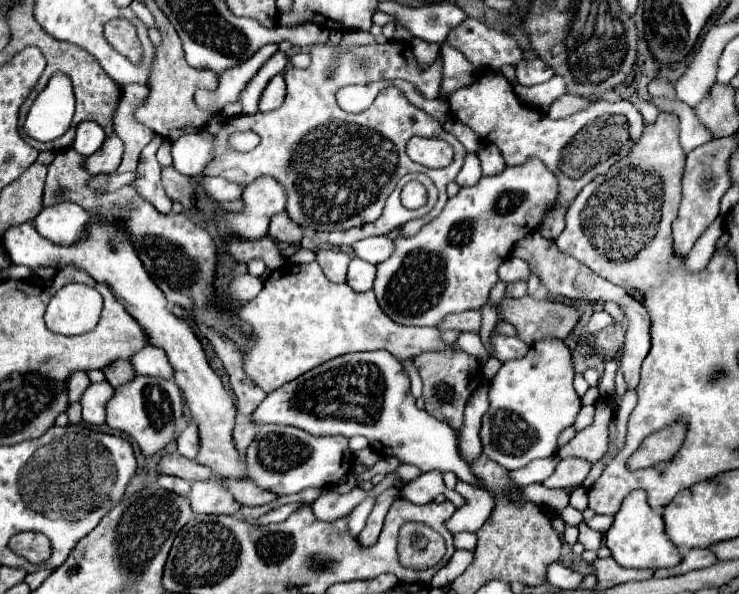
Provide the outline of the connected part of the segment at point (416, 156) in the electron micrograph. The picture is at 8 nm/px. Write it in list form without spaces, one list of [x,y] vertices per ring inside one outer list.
[[[415,136],[407,144],[407,156],[427,168],[445,168],[453,160],[453,148],[443,140]]]

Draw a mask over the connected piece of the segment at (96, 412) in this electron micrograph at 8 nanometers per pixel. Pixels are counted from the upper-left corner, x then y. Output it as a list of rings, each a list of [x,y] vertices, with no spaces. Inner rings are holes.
[[[109,382],[91,384],[79,404],[83,406],[83,420],[87,424],[103,424],[105,422],[105,402],[113,396],[113,388]]]

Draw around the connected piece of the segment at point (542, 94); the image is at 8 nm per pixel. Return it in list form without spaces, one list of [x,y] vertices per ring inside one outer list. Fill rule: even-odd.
[[[553,76],[551,80],[547,80],[543,84],[537,84],[537,86],[515,84],[513,90],[523,104],[531,104],[531,108],[537,108],[543,114],[547,114],[553,100],[565,94],[565,80],[561,76]]]

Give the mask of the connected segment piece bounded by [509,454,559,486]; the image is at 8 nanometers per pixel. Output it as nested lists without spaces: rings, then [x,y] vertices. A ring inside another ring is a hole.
[[[557,454],[551,456],[551,458],[545,458],[545,460],[535,460],[535,462],[529,462],[525,468],[517,470],[517,472],[511,472],[509,476],[519,484],[519,486],[527,486],[527,484],[535,484],[535,482],[543,482],[545,478],[549,478],[555,470],[555,464],[559,462]]]

